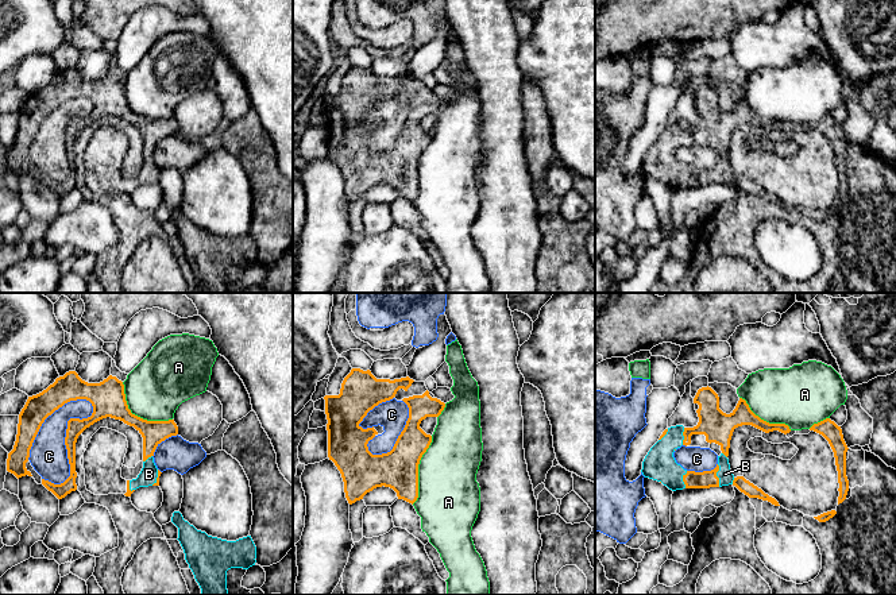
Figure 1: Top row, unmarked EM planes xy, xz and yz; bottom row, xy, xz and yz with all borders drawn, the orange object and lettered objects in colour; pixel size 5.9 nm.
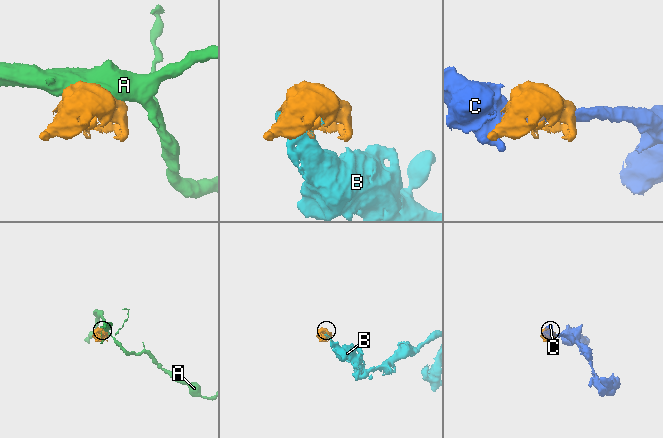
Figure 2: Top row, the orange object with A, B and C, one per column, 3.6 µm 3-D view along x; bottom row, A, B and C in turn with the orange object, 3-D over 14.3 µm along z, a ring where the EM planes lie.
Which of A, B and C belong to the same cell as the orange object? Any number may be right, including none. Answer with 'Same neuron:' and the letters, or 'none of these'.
Same neuron: B

